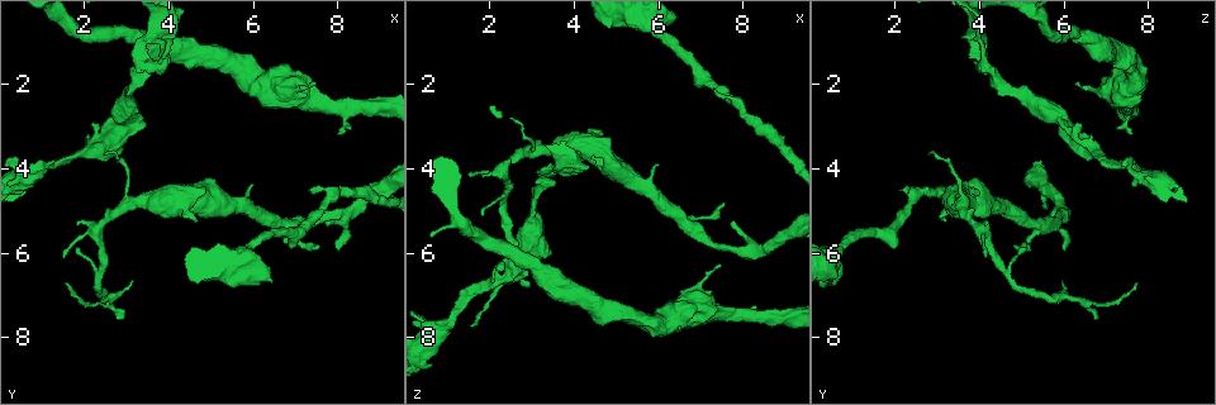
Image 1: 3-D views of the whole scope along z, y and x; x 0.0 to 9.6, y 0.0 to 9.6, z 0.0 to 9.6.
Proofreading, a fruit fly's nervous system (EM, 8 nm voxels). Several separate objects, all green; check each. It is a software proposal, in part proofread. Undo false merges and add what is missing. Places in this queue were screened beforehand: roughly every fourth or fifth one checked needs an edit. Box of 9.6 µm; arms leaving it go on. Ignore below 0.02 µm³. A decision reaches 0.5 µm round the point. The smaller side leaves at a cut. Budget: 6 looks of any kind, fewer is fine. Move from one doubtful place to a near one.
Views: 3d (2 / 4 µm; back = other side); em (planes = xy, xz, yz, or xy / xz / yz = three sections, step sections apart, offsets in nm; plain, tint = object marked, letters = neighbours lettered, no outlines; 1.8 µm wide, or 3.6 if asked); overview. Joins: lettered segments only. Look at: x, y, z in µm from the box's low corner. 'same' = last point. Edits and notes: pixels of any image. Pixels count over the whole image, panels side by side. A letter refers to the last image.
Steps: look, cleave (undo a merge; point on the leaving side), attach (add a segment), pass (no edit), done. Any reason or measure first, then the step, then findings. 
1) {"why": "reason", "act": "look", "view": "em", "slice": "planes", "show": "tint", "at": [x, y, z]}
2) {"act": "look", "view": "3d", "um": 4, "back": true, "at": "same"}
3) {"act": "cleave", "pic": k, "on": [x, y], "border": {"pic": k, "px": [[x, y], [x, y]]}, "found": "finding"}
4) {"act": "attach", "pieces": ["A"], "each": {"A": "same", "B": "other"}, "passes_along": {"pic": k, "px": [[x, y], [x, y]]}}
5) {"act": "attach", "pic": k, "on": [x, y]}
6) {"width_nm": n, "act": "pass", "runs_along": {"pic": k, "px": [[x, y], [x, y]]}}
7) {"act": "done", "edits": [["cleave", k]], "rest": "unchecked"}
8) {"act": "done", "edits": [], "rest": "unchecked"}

{"why": "thick turns thin", "act": "look", "view": "em", "slice": "planes", "show": "letters", "at": [2.60, 3.35, 6.35]}

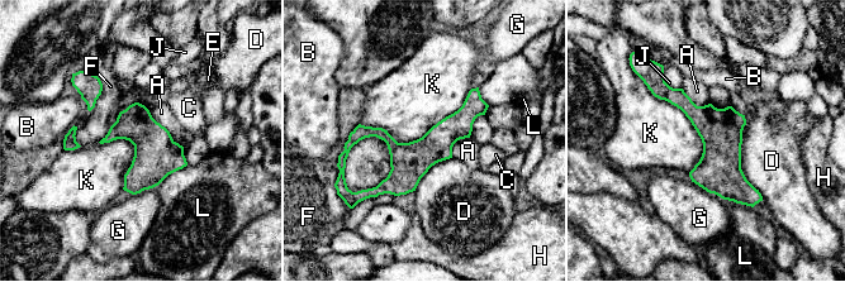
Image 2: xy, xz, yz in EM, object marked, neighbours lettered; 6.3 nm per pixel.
{"act": "pass", "each": {"A": "other", "B": "other", "C": "other", "D": "other", "E": "other", "F": "other", "G": "other", "H": "other", "J": "other", "K": "other", "L": "other"}, "runs_along": {"pic": 2, "px": [[660, 82], [756, 199]]}, "found": "one neuron here"}

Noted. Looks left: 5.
{"why": "three arms meet", "act": "look", "view": "3d", "um": 4, "at": [4.45, 4.60, 3.45]}

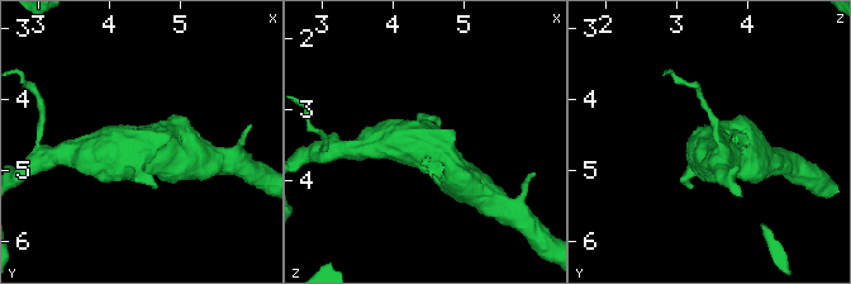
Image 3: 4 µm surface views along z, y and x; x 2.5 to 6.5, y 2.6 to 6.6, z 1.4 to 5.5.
{"arms": 3, "arm_widths_nm": [200, 280, 280], "why": "need the tissue", "act": "look", "view": "em", "um": 3.6, "slice": "planes", "show": "letters", "at": [4.50, 4.55, 3.45]}

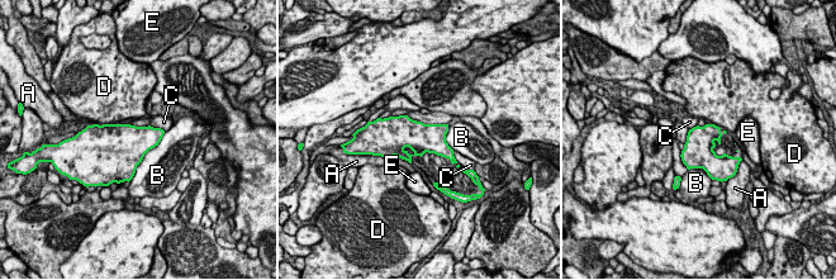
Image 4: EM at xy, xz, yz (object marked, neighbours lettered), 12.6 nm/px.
{"act": "pass", "each": {"A": "other", "B": "other", "C": "other", "D": "other", "E": "other"}, "border": {"pic": 4, "px": [[150, 124], [165, 131]]}, "found": "one neuron here"}

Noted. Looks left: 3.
{"why": "free end", "act": "look", "view": "em", "slice": "planes", "show": "letters", "at": [8.00, 3.25, 7.60]}

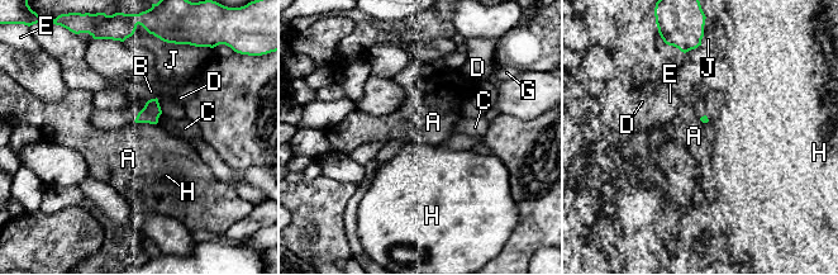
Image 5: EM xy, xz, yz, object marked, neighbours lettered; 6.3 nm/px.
{"act": "pass", "each": {"A": "other", "B": "other", "C": "other", "D": "other", "E": "other", "G": "other", "H": "other", "J": "other"}, "border": {"pic": 5, "px": [[134, 121], [156, 124]]}, "found": "no lettered segment goes on from it"}

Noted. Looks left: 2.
{"act": "done", "edits": [], "rest": "unchecked"}

